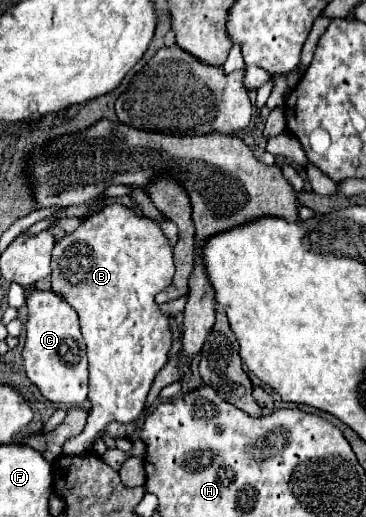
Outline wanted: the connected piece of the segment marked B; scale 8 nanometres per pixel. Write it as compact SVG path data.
M110 204L98 214L92 214L82 220L82 224L56 242L52 252L52 290L66 298L66 302L78 312L82 336L88 346L88 364L90 364L90 414L82 434L70 438L64 444L64 454L80 456L92 450L94 438L112 422L130 424L144 410L144 402L154 382L158 370L168 362L168 352L172 346L172 332L168 326L168 316L164 316L154 296L166 290L174 276L172 248L162 234L158 222L148 216L136 214L132 208L122 204Z

